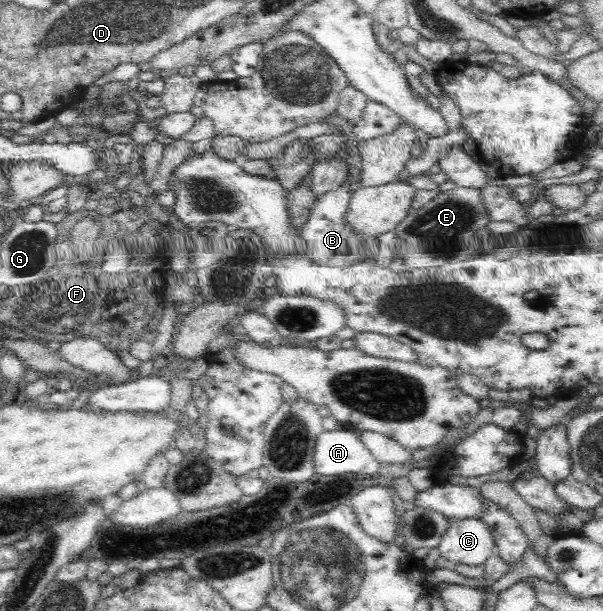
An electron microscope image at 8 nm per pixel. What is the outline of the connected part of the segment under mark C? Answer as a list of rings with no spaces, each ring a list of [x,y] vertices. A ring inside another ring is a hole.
[[[478,517],[458,520],[450,518],[449,526],[445,536],[442,536],[440,545],[440,556],[454,562],[454,564],[466,564],[466,566],[483,566],[486,559],[496,553],[496,540],[491,530],[482,519]]]

